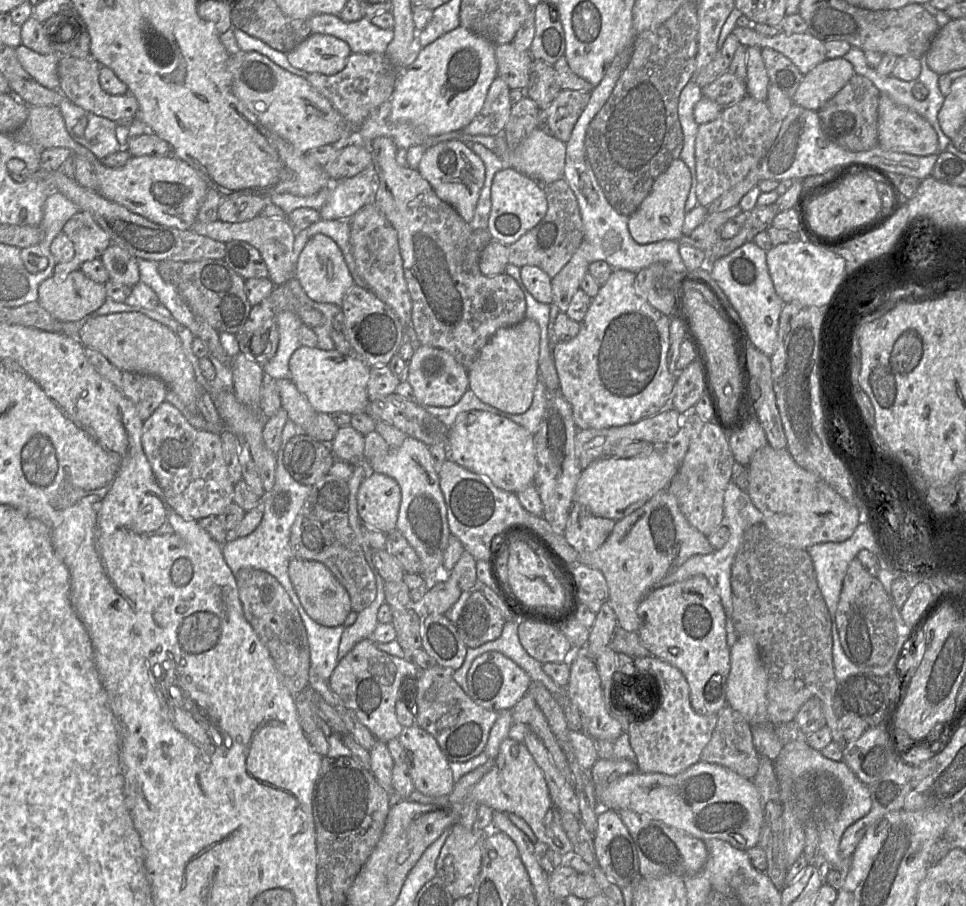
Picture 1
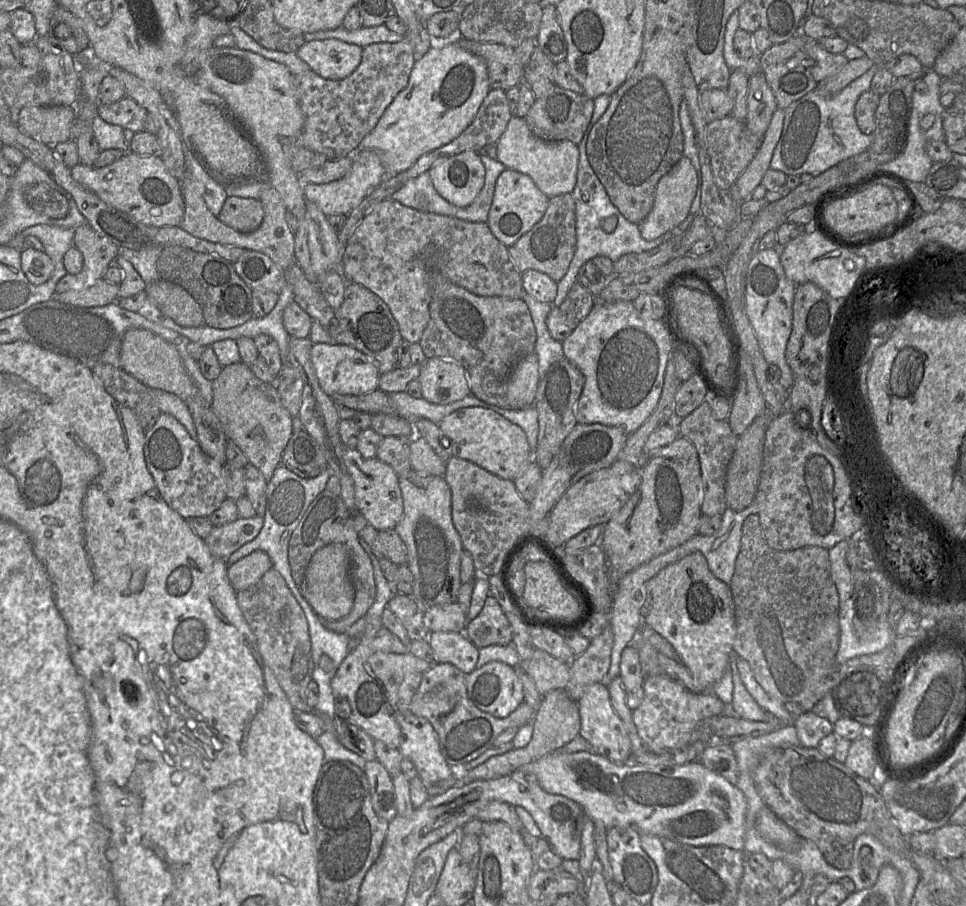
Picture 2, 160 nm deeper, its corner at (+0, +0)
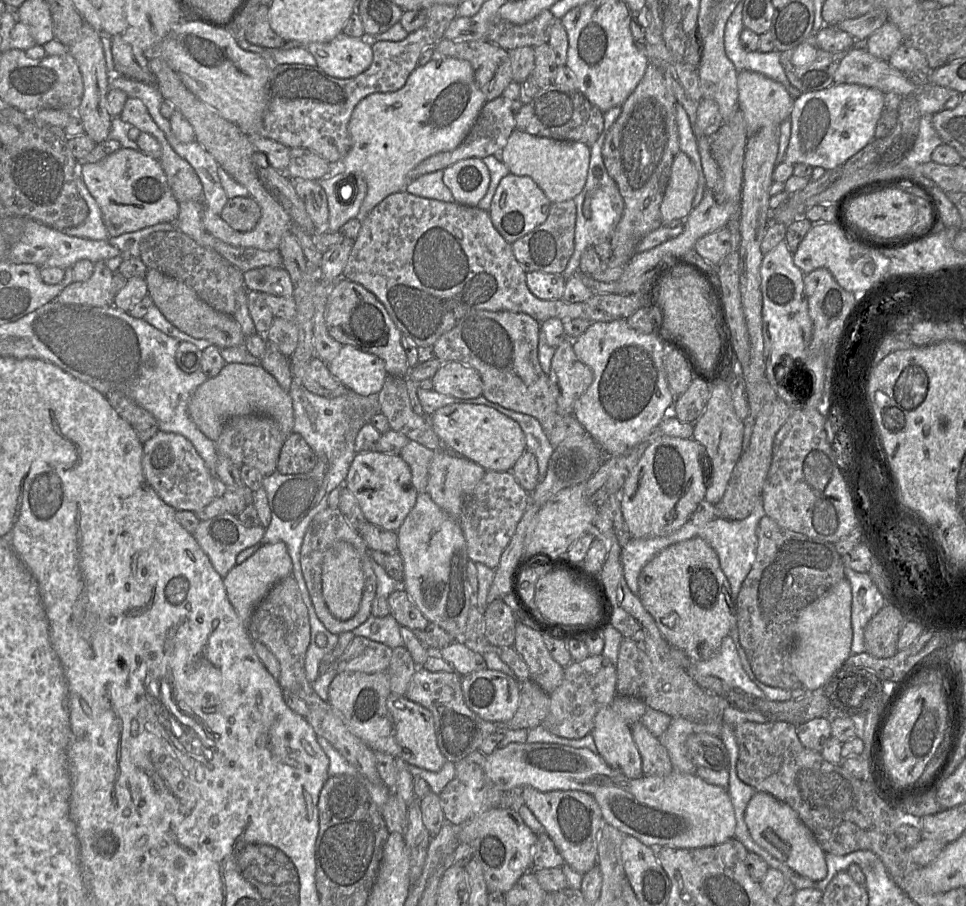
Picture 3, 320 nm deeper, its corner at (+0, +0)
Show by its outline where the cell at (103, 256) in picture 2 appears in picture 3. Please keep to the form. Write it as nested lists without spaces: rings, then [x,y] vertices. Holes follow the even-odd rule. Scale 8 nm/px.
[[[106,261],[94,263],[92,276],[83,282],[72,282],[54,299],[63,304],[107,307],[113,305],[116,293],[112,288],[113,272]]]

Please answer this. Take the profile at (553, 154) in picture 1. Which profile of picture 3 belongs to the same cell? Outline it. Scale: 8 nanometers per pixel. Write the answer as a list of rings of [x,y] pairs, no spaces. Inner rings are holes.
[[[515,128],[501,152],[510,173],[532,178],[551,203],[573,199],[585,185],[590,147],[584,143],[537,137]]]

